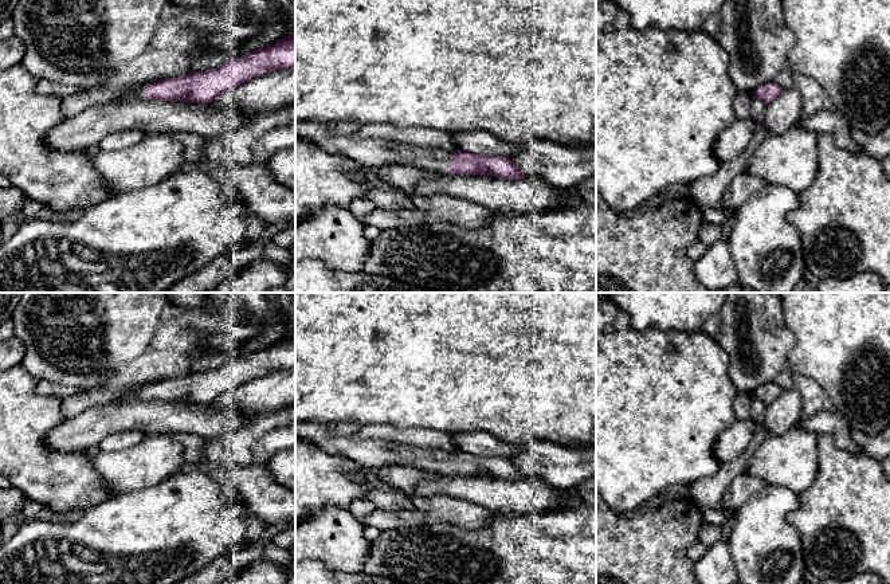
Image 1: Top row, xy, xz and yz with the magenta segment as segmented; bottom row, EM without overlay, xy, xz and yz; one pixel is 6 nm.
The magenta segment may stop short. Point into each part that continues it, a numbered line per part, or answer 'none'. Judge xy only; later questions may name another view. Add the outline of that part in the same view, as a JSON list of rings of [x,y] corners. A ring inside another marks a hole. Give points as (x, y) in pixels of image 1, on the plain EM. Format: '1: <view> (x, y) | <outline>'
1: xy (140, 394) | [[[140,388],[136,392],[115,400],[115,403],[122,403],[122,401],[130,401],[130,400],[146,400],[146,393],[145,393],[145,388]]]

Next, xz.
1: xz (369, 453) | [[[319,422],[295,423],[295,436],[329,452],[353,459],[360,466],[380,469],[389,465],[409,466],[447,474],[454,454],[431,447],[416,447],[384,439],[357,439],[342,435],[336,426]]]

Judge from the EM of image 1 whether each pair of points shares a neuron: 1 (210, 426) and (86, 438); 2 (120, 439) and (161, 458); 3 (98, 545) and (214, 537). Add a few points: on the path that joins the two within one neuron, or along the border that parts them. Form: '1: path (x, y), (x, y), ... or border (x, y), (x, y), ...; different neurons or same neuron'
1: path (179, 418), (117, 418); same neuron
2: border (145, 435), (129, 447), (102, 451); different neurons
3: path (126, 545), (137, 545), (155, 537), (185, 537); same neuron

